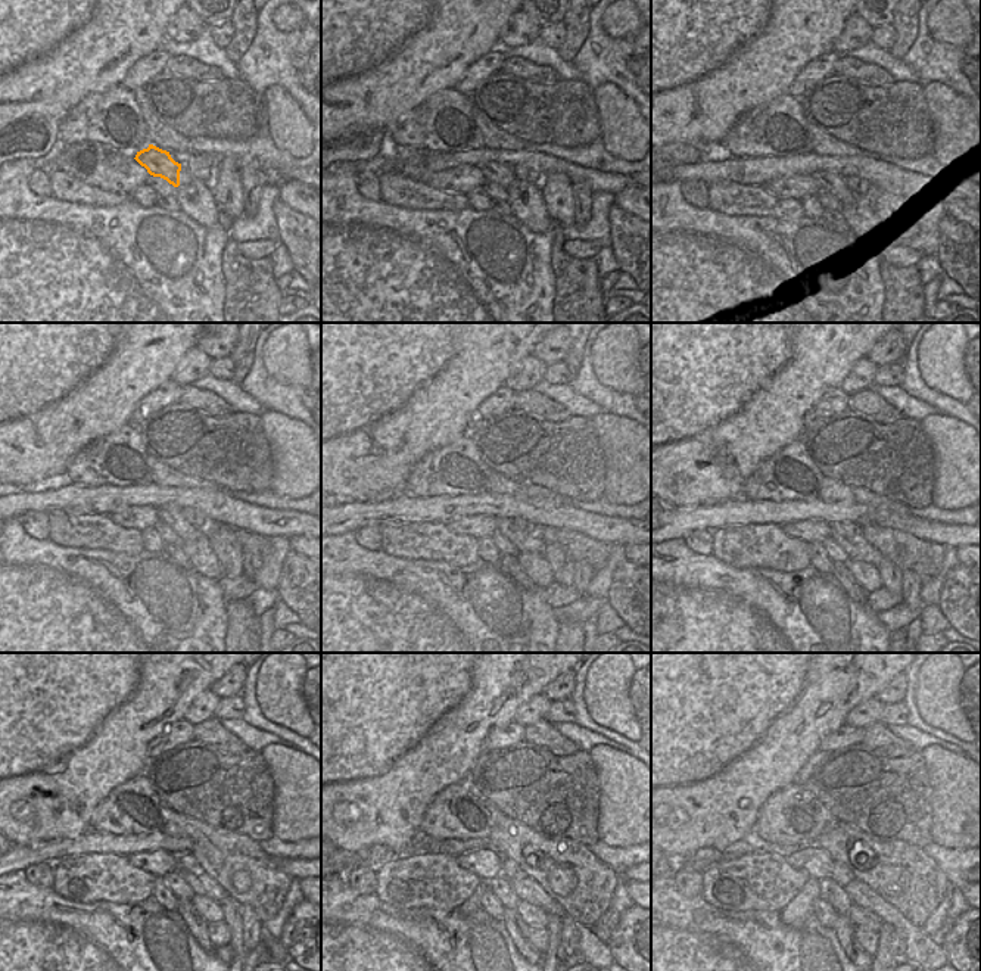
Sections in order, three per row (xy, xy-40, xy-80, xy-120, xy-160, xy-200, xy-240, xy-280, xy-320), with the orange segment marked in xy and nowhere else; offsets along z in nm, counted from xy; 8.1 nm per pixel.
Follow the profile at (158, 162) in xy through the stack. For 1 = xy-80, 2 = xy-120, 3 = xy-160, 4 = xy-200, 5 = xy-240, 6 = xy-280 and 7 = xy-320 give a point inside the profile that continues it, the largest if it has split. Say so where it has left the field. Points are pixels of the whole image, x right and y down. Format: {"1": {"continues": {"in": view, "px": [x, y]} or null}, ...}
{"1": {"continues": {"in": "xy-80", "px": [835, 184]}}, "2": {"continues": {"in": "xy-120", "px": [173, 516]}}, "3": {"continues": {"in": "xy-160", "px": [522, 541]}}, "4": {"continues": {"in": "xy-200", "px": [860, 550]}}, "5": {"continues": {"in": "xy-240", "px": [201, 883]}}, "6": {"continues": {"in": "xy-280", "px": [528, 890]}}, "7": {"continues": {"in": "xy-320", "px": [919, 948]}}}

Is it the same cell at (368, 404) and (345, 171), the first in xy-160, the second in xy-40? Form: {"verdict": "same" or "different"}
{"verdict": "different"}

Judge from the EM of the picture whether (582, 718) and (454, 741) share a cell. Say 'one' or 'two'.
two

